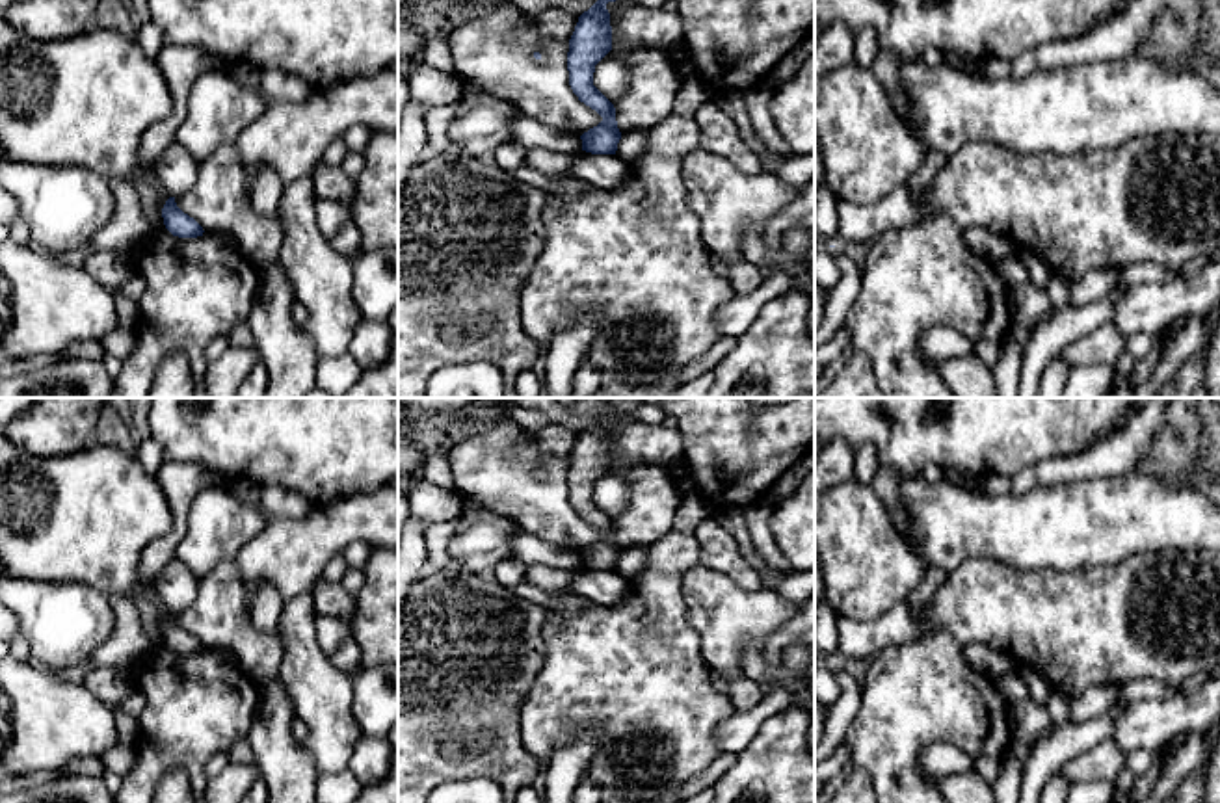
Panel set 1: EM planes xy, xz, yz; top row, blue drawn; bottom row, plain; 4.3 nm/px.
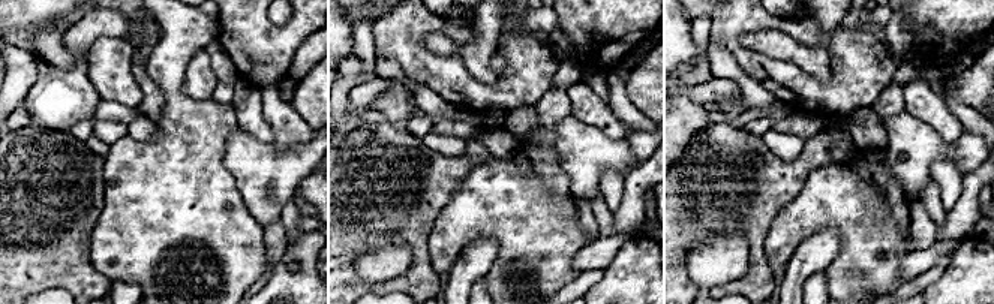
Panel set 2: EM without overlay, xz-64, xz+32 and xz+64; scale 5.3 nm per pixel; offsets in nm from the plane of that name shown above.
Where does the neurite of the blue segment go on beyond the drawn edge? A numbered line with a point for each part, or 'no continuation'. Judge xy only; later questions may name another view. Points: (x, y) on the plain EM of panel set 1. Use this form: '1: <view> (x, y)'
no continuation

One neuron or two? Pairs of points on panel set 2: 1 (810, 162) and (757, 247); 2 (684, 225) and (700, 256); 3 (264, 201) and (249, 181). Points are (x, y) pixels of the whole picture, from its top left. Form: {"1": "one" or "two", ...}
{"1": "one", "2": "two", "3": "one"}

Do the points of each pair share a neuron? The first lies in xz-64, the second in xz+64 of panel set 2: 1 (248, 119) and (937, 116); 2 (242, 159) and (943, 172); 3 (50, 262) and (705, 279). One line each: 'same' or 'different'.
1: same
2: different
3: different

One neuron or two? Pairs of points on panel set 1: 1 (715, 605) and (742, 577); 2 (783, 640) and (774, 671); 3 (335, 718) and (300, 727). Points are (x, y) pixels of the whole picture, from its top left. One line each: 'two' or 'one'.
1: two
2: one
3: two

